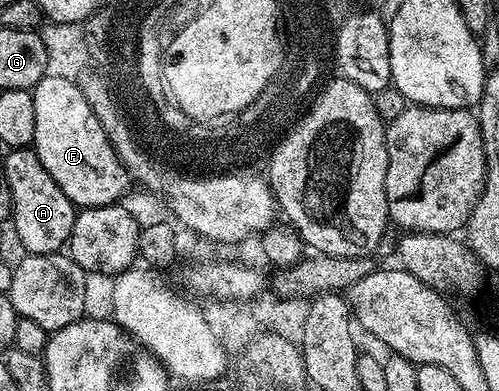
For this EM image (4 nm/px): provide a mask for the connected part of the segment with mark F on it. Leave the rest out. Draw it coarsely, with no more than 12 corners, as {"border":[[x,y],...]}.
{"border":[[75,81],[31,90],[38,160],[77,208],[111,206],[128,171]]}

